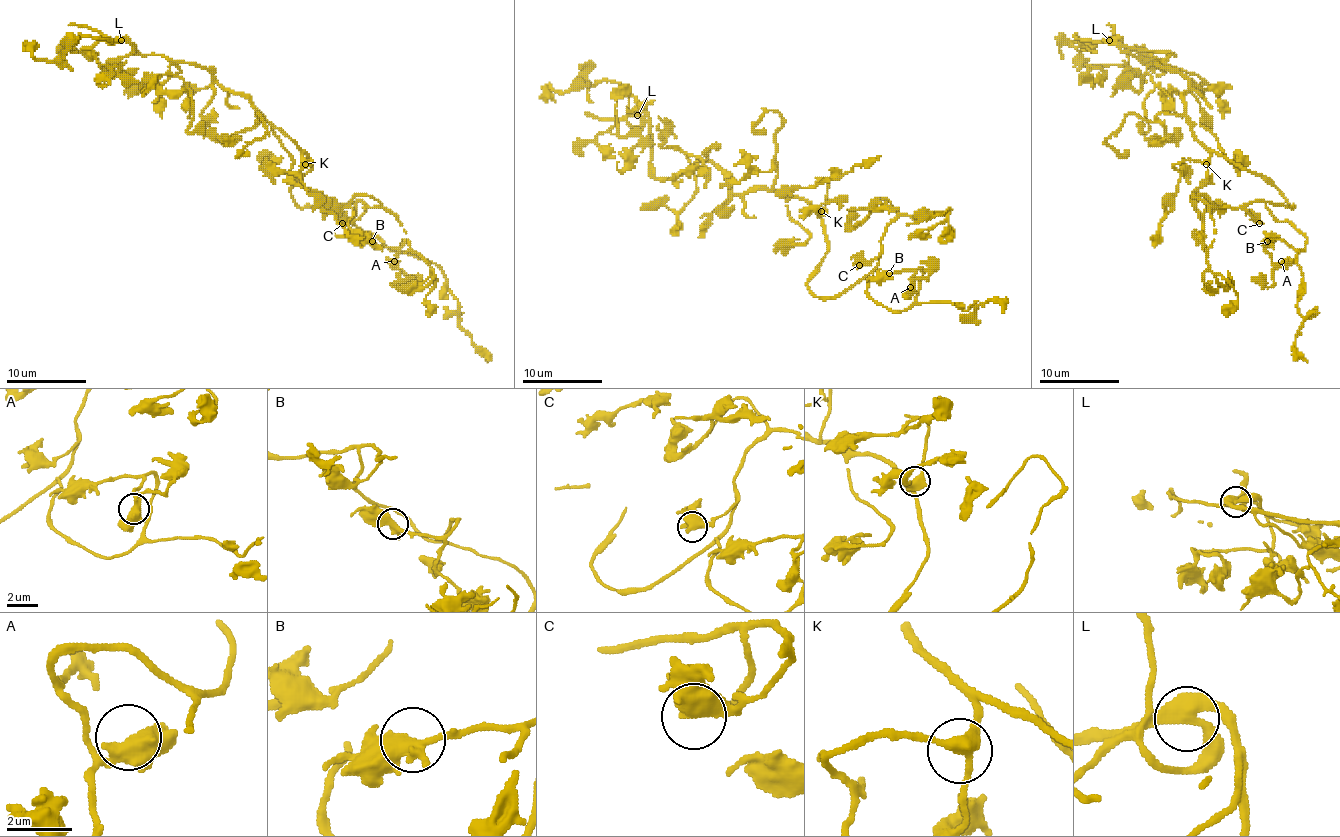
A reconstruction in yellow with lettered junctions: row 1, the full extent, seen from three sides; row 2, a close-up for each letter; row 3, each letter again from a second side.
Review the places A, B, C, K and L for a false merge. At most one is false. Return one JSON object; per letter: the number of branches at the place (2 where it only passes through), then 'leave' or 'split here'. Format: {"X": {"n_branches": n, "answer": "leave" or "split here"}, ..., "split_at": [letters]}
{"A": {"n_branches": 3, "answer": "leave"}, "B": {"n_branches": 3, "answer": "leave"}, "C": {"n_branches": 3, "answer": "leave"}, "K": {"n_branches": 3, "answer": "leave"}, "L": {"n_branches": 3, "answer": "leave"}, "split_at": []}

